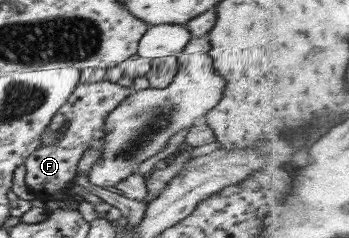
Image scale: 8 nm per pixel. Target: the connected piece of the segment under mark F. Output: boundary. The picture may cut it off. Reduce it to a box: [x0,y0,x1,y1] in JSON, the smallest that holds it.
[23,80,134,201]

